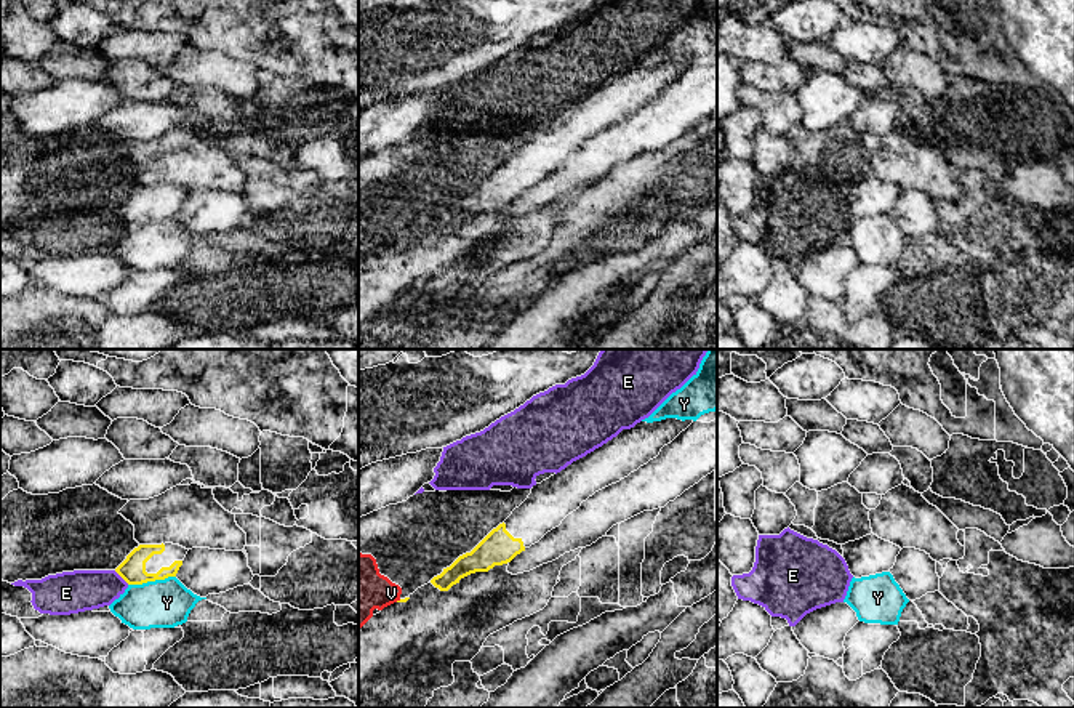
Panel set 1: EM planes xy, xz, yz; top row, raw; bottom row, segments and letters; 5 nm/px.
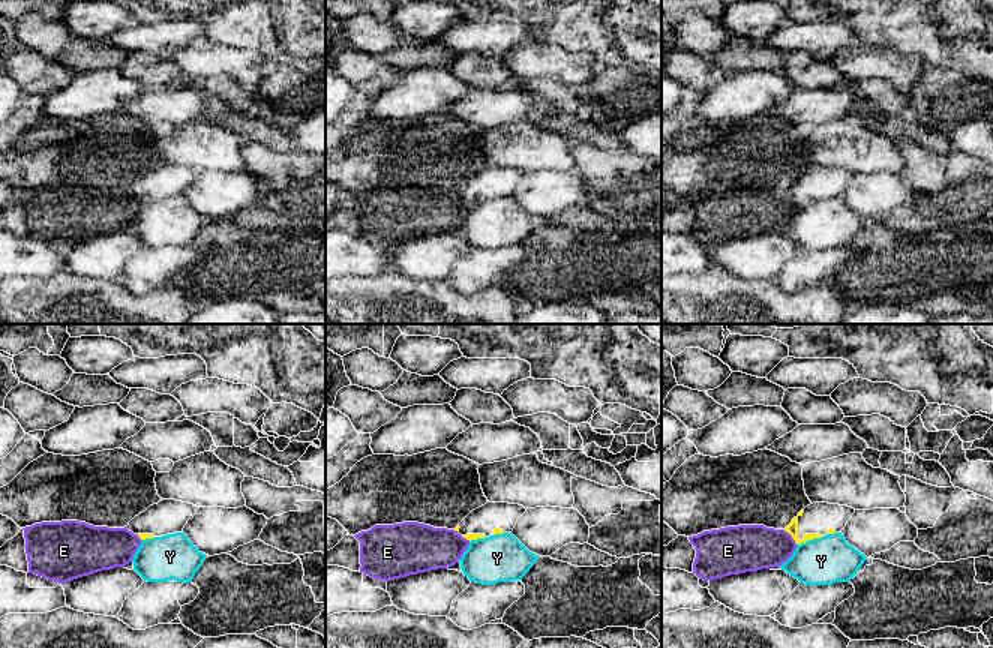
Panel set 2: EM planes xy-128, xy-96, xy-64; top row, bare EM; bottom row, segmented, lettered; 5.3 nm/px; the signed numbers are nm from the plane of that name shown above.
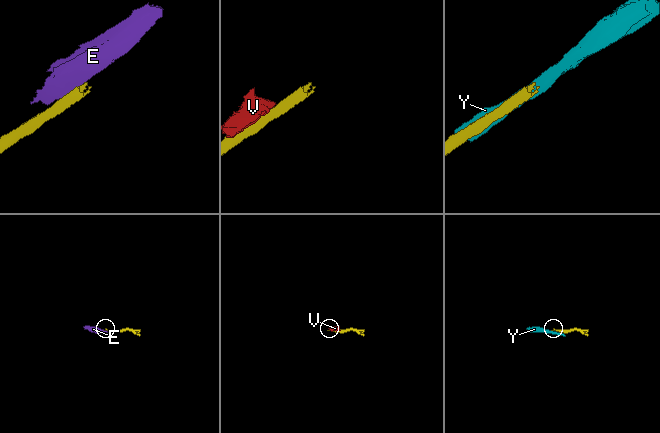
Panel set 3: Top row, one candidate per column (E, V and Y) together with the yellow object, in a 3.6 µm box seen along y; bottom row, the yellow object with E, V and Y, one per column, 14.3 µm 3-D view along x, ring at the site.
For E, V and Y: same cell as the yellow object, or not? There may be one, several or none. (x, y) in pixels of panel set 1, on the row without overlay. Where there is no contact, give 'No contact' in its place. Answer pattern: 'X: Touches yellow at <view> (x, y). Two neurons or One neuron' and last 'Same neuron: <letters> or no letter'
E: Touches yellow at xy (122, 218). Two neurons
V: Touches yellow at xz (397, 242). Two neurons
Y: Touches yellow at xy (151, 221). Two neurons
Same neuron: no letter

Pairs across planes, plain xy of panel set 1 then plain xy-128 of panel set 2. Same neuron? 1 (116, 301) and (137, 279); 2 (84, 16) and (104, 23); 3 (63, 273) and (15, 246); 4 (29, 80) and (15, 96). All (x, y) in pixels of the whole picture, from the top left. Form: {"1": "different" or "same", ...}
{"1": "same", "2": "same", "3": "different", "4": "different"}

